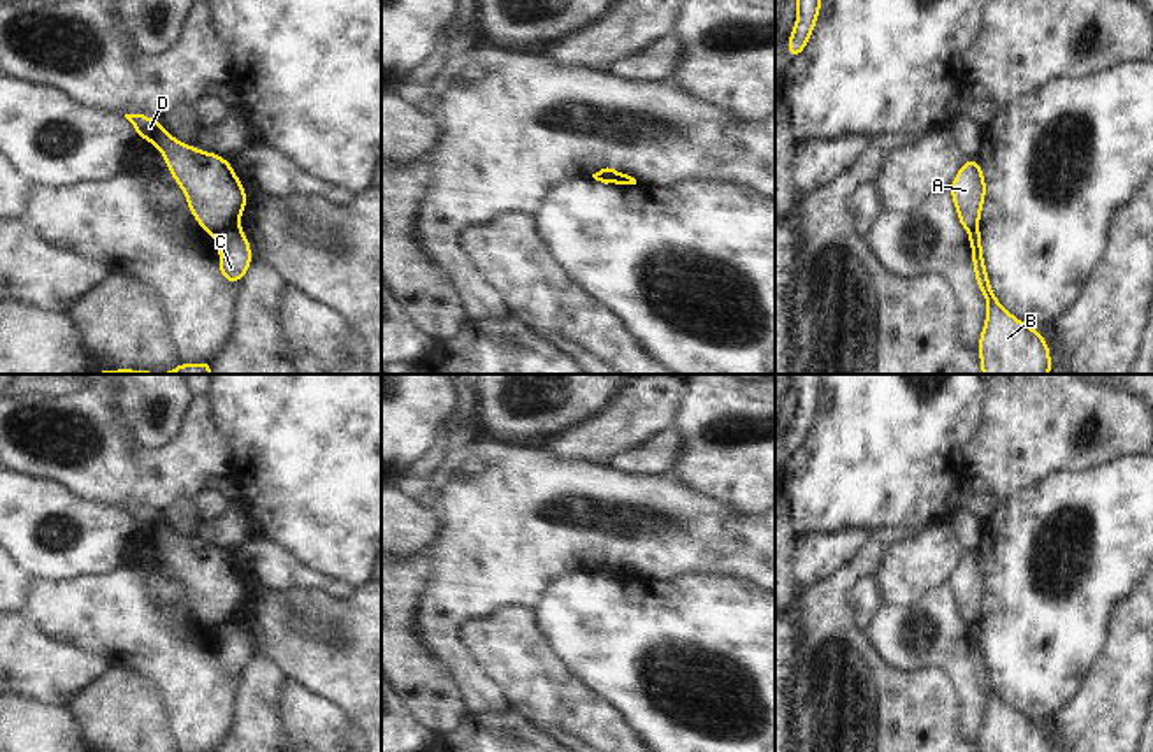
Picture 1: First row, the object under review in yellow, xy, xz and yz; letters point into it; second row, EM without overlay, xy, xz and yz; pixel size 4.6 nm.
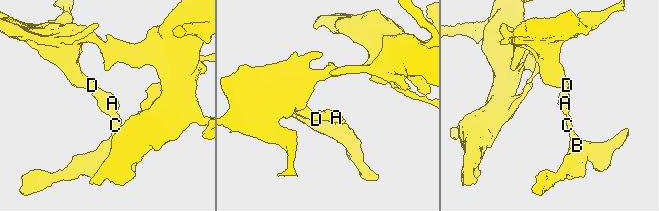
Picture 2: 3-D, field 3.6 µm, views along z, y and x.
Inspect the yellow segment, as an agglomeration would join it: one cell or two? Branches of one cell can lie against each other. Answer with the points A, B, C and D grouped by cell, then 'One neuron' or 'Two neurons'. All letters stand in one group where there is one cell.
Groups: A D / B C. Two neurons.

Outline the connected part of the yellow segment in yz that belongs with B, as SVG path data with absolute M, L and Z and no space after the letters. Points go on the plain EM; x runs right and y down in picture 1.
M979 622L968 625L968 638L975 676L986 692L986 715L977 740L979 752L1051 752L1042 727L1004 703L993 687Z

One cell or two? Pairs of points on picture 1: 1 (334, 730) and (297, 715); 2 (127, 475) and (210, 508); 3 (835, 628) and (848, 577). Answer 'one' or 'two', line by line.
1: one
2: two
3: one

